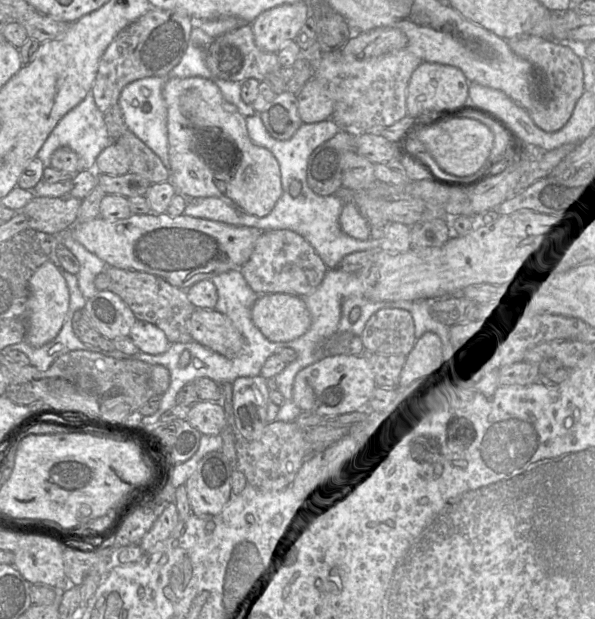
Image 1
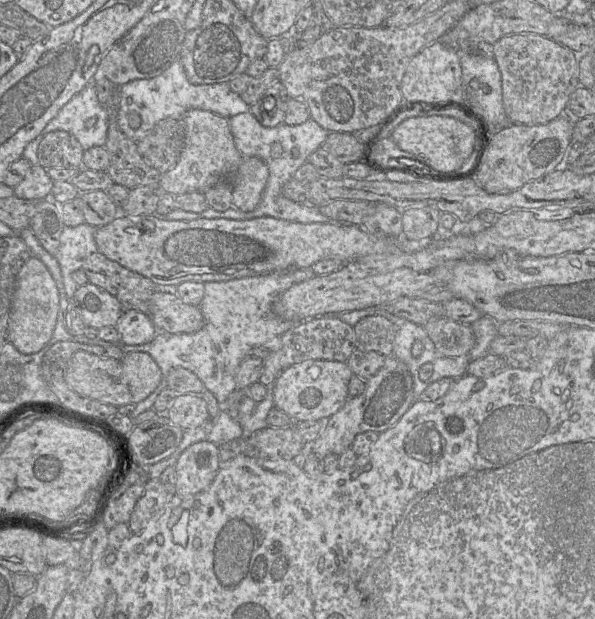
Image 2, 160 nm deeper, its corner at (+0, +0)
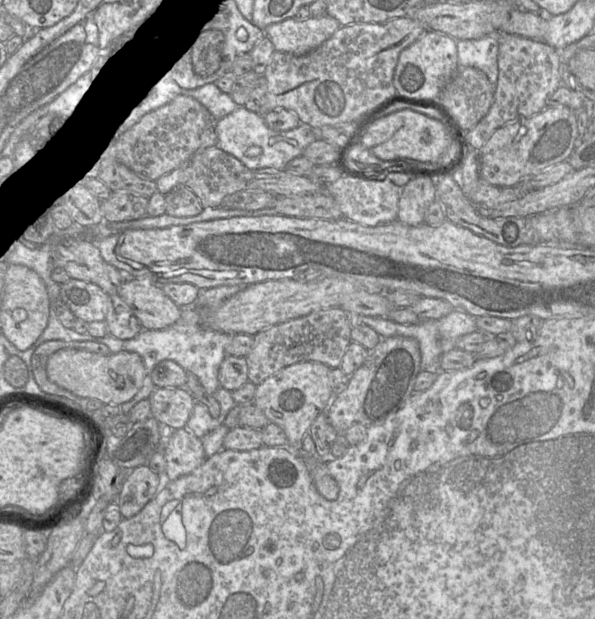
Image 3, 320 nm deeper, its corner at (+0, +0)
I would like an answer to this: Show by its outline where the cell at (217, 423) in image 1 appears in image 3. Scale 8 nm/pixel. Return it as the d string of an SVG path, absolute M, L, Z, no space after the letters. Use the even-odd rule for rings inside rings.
M185 387L155 388L149 396L151 416L164 428L185 428L195 404L195 398Z

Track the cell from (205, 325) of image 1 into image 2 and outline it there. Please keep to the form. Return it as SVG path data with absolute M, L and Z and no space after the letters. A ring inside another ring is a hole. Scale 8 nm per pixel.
M166 289L153 294L148 315L158 331L172 334L194 333L205 325L199 306L185 303L175 291Z

